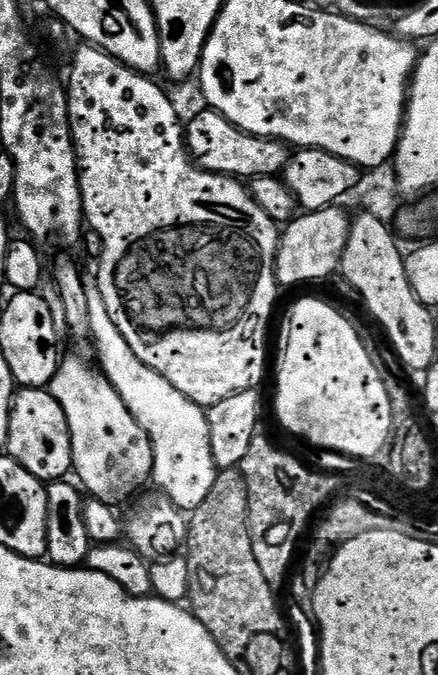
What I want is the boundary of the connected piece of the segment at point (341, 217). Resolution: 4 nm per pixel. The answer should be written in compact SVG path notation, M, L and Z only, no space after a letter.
M340 206L323 208L317 212L307 211L300 215L293 217L281 233L276 255L276 283L280 286L312 284L315 280L324 280L340 272L342 254L352 229L350 216Z

